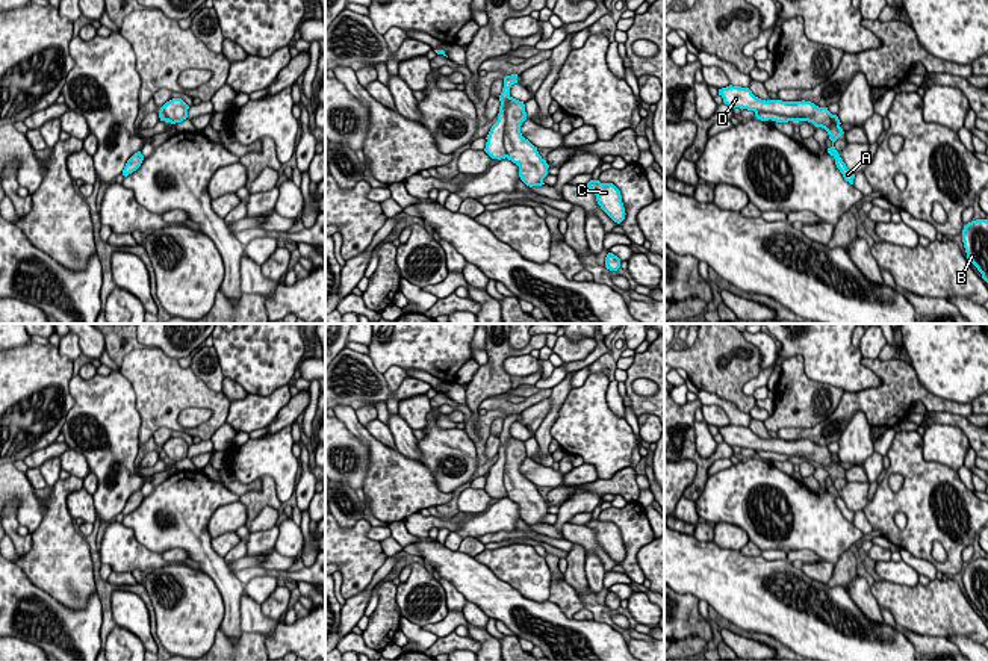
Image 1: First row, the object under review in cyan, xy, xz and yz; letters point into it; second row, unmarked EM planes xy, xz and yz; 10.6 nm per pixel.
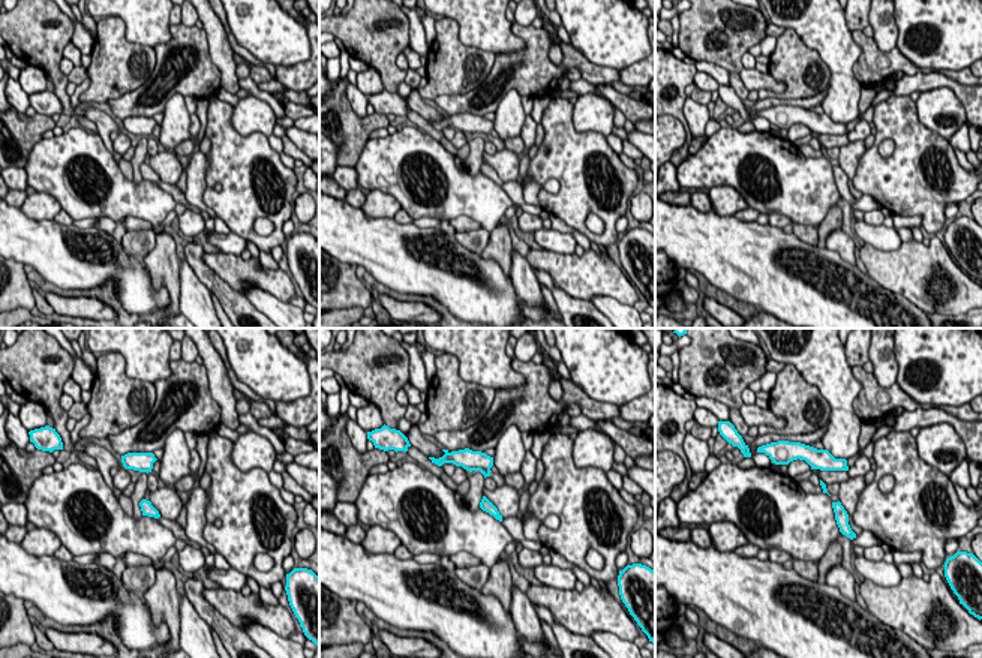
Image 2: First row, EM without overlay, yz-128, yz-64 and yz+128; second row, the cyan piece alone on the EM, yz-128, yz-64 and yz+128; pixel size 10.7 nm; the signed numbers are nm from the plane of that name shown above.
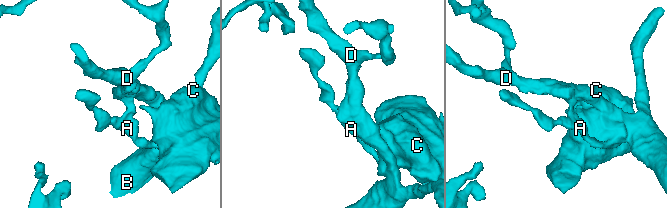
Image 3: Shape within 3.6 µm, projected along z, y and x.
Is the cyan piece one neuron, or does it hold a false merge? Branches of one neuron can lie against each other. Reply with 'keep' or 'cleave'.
keep

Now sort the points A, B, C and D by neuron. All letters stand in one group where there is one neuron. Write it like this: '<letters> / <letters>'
A B C D

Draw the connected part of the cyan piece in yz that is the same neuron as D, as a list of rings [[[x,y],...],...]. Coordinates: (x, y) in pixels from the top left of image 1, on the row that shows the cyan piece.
[[[726,86],[719,89],[719,95],[723,98],[723,103],[729,107],[740,107],[753,110],[755,116],[761,121],[808,121],[816,127],[822,127],[828,132],[832,147],[828,148],[828,153],[835,159],[835,165],[843,174],[844,180],[853,185],[855,174],[850,172],[840,157],[838,151],[834,147],[834,142],[844,133],[840,127],[840,119],[837,115],[832,115],[828,107],[819,107],[811,101],[782,101],[782,100],[761,100],[752,94],[749,88],[741,86]]]

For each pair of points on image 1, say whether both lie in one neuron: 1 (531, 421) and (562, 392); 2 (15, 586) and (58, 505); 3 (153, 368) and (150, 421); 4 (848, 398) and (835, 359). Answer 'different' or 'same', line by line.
1: different
2: different
3: same
4: different

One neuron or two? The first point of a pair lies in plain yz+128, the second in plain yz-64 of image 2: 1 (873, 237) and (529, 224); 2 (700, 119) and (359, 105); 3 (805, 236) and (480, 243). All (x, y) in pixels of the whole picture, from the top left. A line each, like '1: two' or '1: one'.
1: two
2: one
3: one

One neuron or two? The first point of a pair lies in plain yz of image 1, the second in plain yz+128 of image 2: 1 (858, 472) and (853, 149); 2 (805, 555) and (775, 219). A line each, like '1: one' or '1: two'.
1: two
2: one

